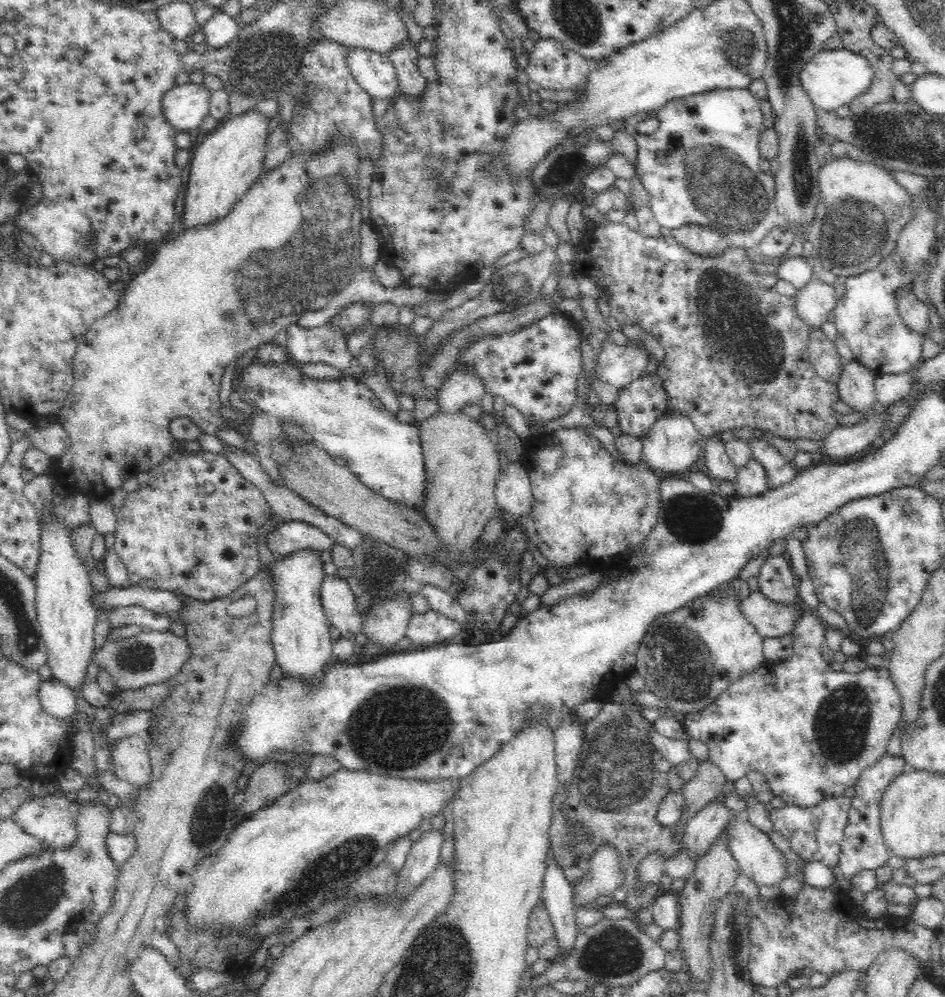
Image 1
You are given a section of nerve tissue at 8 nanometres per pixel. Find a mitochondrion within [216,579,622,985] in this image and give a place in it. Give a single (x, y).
(396, 730)

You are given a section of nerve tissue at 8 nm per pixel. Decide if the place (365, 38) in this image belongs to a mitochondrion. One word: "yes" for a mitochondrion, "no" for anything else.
no

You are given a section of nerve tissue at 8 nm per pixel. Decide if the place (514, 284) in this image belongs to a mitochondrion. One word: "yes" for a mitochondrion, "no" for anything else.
yes

